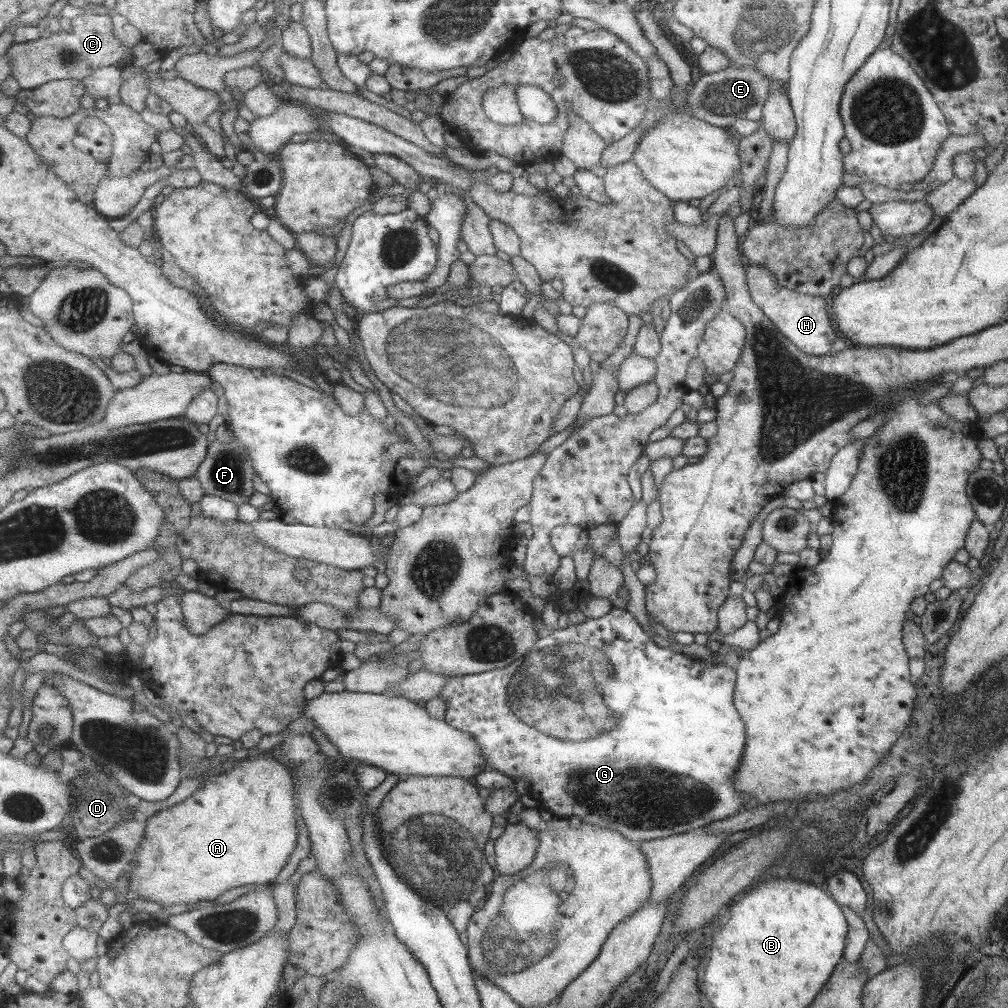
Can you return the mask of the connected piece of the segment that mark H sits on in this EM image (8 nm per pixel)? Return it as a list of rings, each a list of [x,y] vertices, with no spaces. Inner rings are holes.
[[[746,262],[746,272],[748,288],[754,302],[786,338],[805,354],[812,356],[830,354],[832,343],[839,335],[835,323],[826,310],[825,296],[810,296],[788,290],[778,284],[775,276],[767,268],[751,262]]]

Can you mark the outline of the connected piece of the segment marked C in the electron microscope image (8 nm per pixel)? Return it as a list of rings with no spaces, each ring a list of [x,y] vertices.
[[[81,13],[73,21],[73,27],[70,31],[60,31],[52,34],[49,38],[41,38],[40,40],[18,43],[10,48],[9,56],[13,60],[13,76],[21,83],[23,89],[35,89],[40,86],[47,85],[52,81],[64,79],[85,79],[99,68],[105,66],[117,65],[123,58],[132,53],[132,48],[123,43],[116,37],[116,26],[114,14],[108,16],[100,16],[100,14],[84,14]]]

